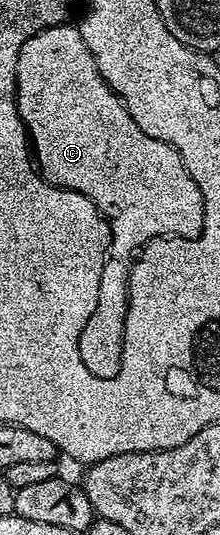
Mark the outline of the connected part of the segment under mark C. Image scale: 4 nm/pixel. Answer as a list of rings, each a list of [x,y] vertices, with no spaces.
[[[71,24],[50,26],[30,38],[26,38],[26,42],[22,42],[22,50],[18,50],[18,66],[16,67],[16,109],[21,122],[24,123],[30,152],[40,175],[56,188],[65,188],[90,198],[90,202],[94,202],[96,209],[104,215],[104,219],[108,222],[110,233],[108,256],[104,259],[102,274],[98,282],[98,302],[94,302],[94,314],[90,314],[86,326],[82,326],[82,334],[78,338],[78,354],[82,358],[82,366],[86,366],[86,370],[90,370],[90,374],[103,380],[109,380],[120,372],[124,357],[124,331],[126,330],[126,314],[128,313],[128,276],[132,273],[132,265],[140,249],[152,240],[170,236],[181,236],[183,240],[199,240],[204,232],[202,190],[198,190],[198,182],[194,182],[194,178],[190,178],[190,170],[186,170],[178,150],[174,150],[166,142],[158,142],[158,138],[150,138],[150,134],[142,134],[138,122],[134,122],[134,118],[128,112],[128,105],[116,95],[115,90],[102,78],[94,54],[90,54],[90,46],[86,46],[86,42],[82,42],[82,34],[78,34],[76,27]]]

